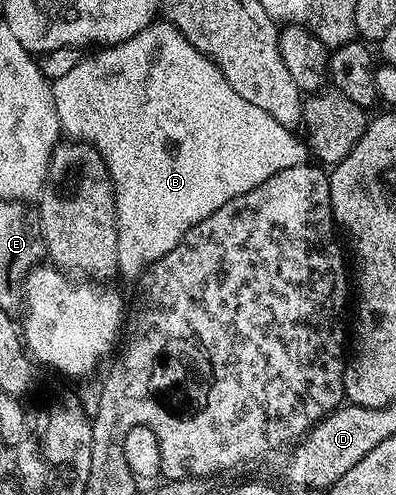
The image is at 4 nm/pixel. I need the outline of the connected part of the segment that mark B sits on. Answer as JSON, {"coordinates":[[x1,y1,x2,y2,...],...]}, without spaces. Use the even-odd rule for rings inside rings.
{"coordinates":[[154,21,143,31,134,37,130,37,121,43,101,46,93,55,85,54,70,69,70,73,65,73,58,77,52,83,52,92,54,93,54,105,58,109,58,121,60,130,69,140,89,143,97,153,104,159,106,169,112,178,112,188,116,194,116,228,118,229,118,261,116,266,119,274,125,275,129,281,139,279,143,271,146,270,154,261,158,261,198,221,213,215,226,201,238,197,242,193,248,193,262,181,266,181,274,173,282,173,282,169,290,169,294,165,305,162,306,147,303,142,295,139,293,132,289,128,278,125,266,109,258,109,258,105,250,105,250,101,238,97,234,89,230,89,230,81,218,69,218,65,208,56,191,43,183,33,167,21]]}

